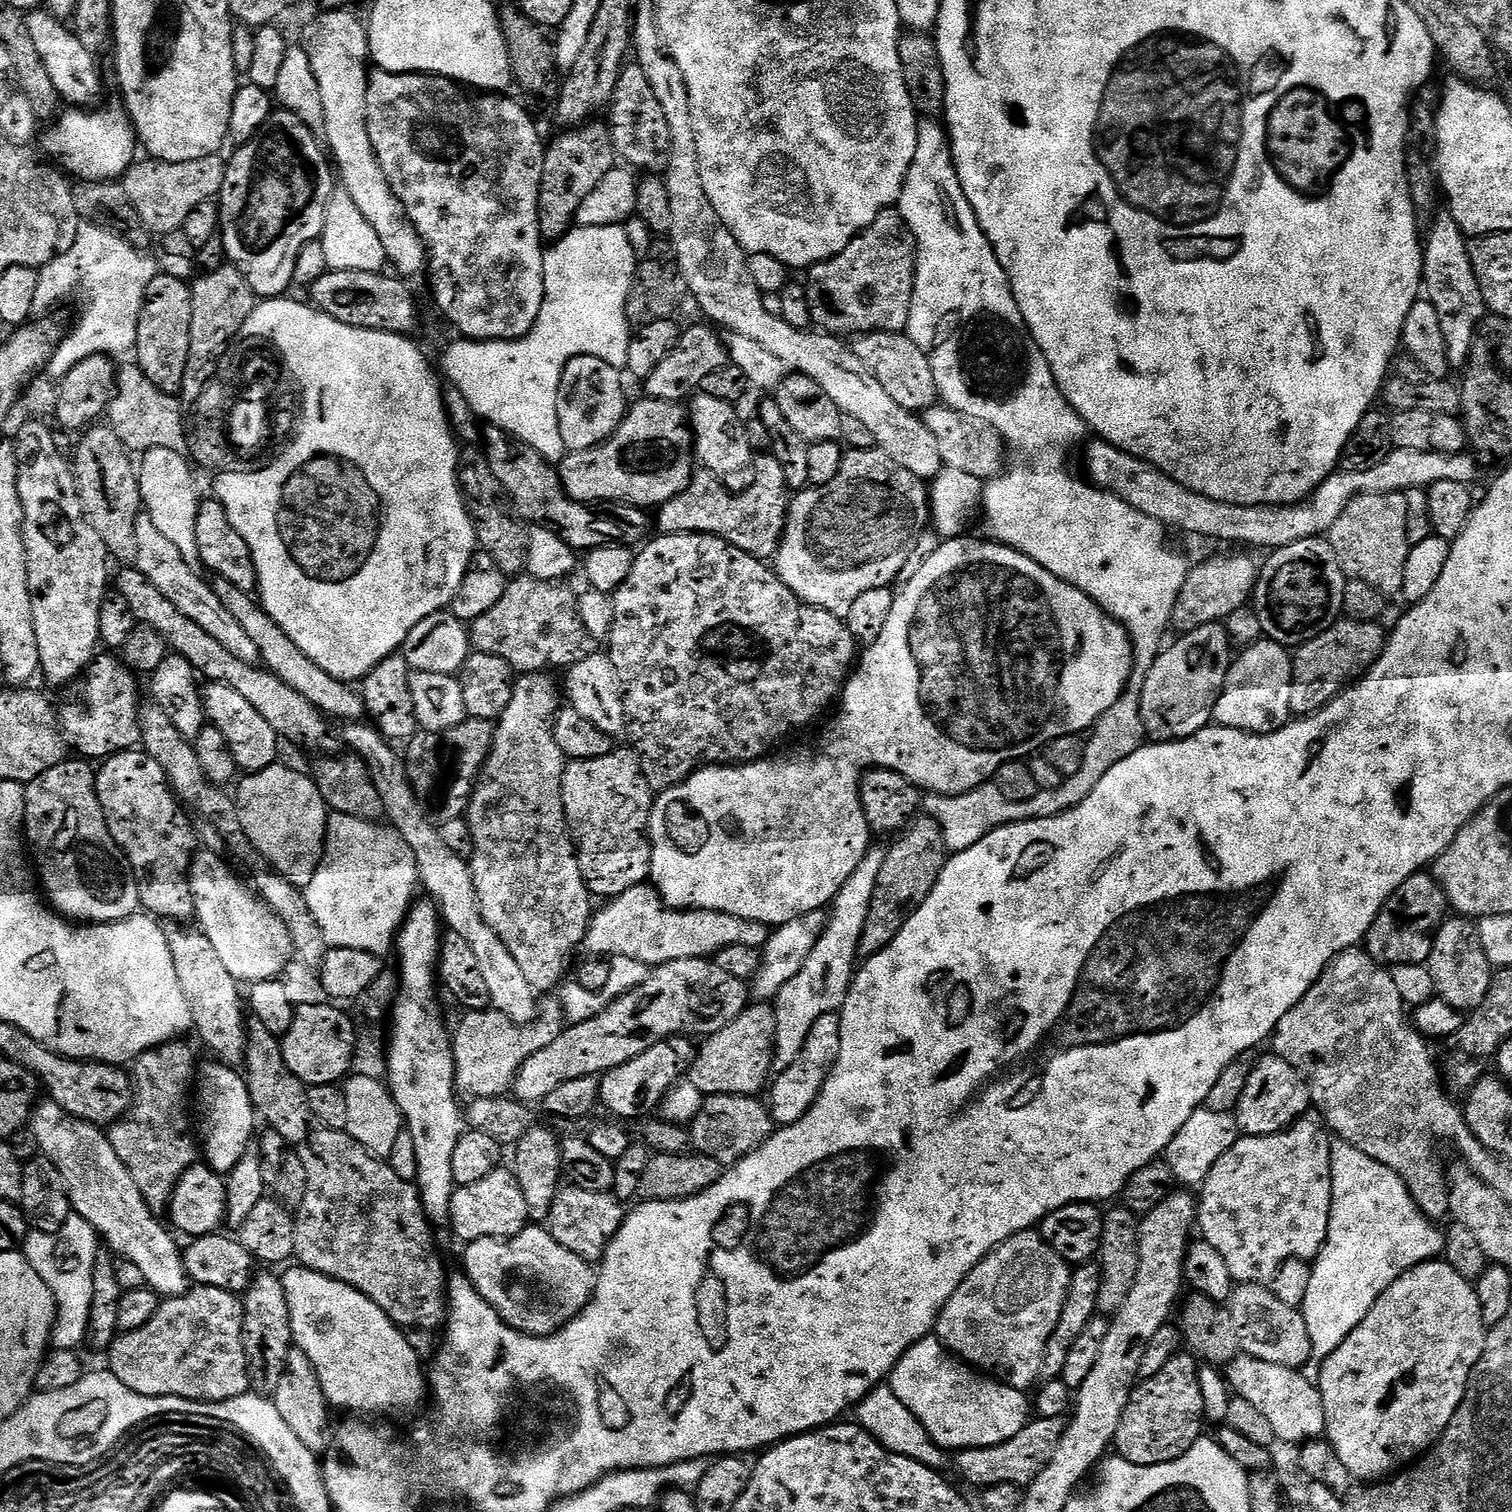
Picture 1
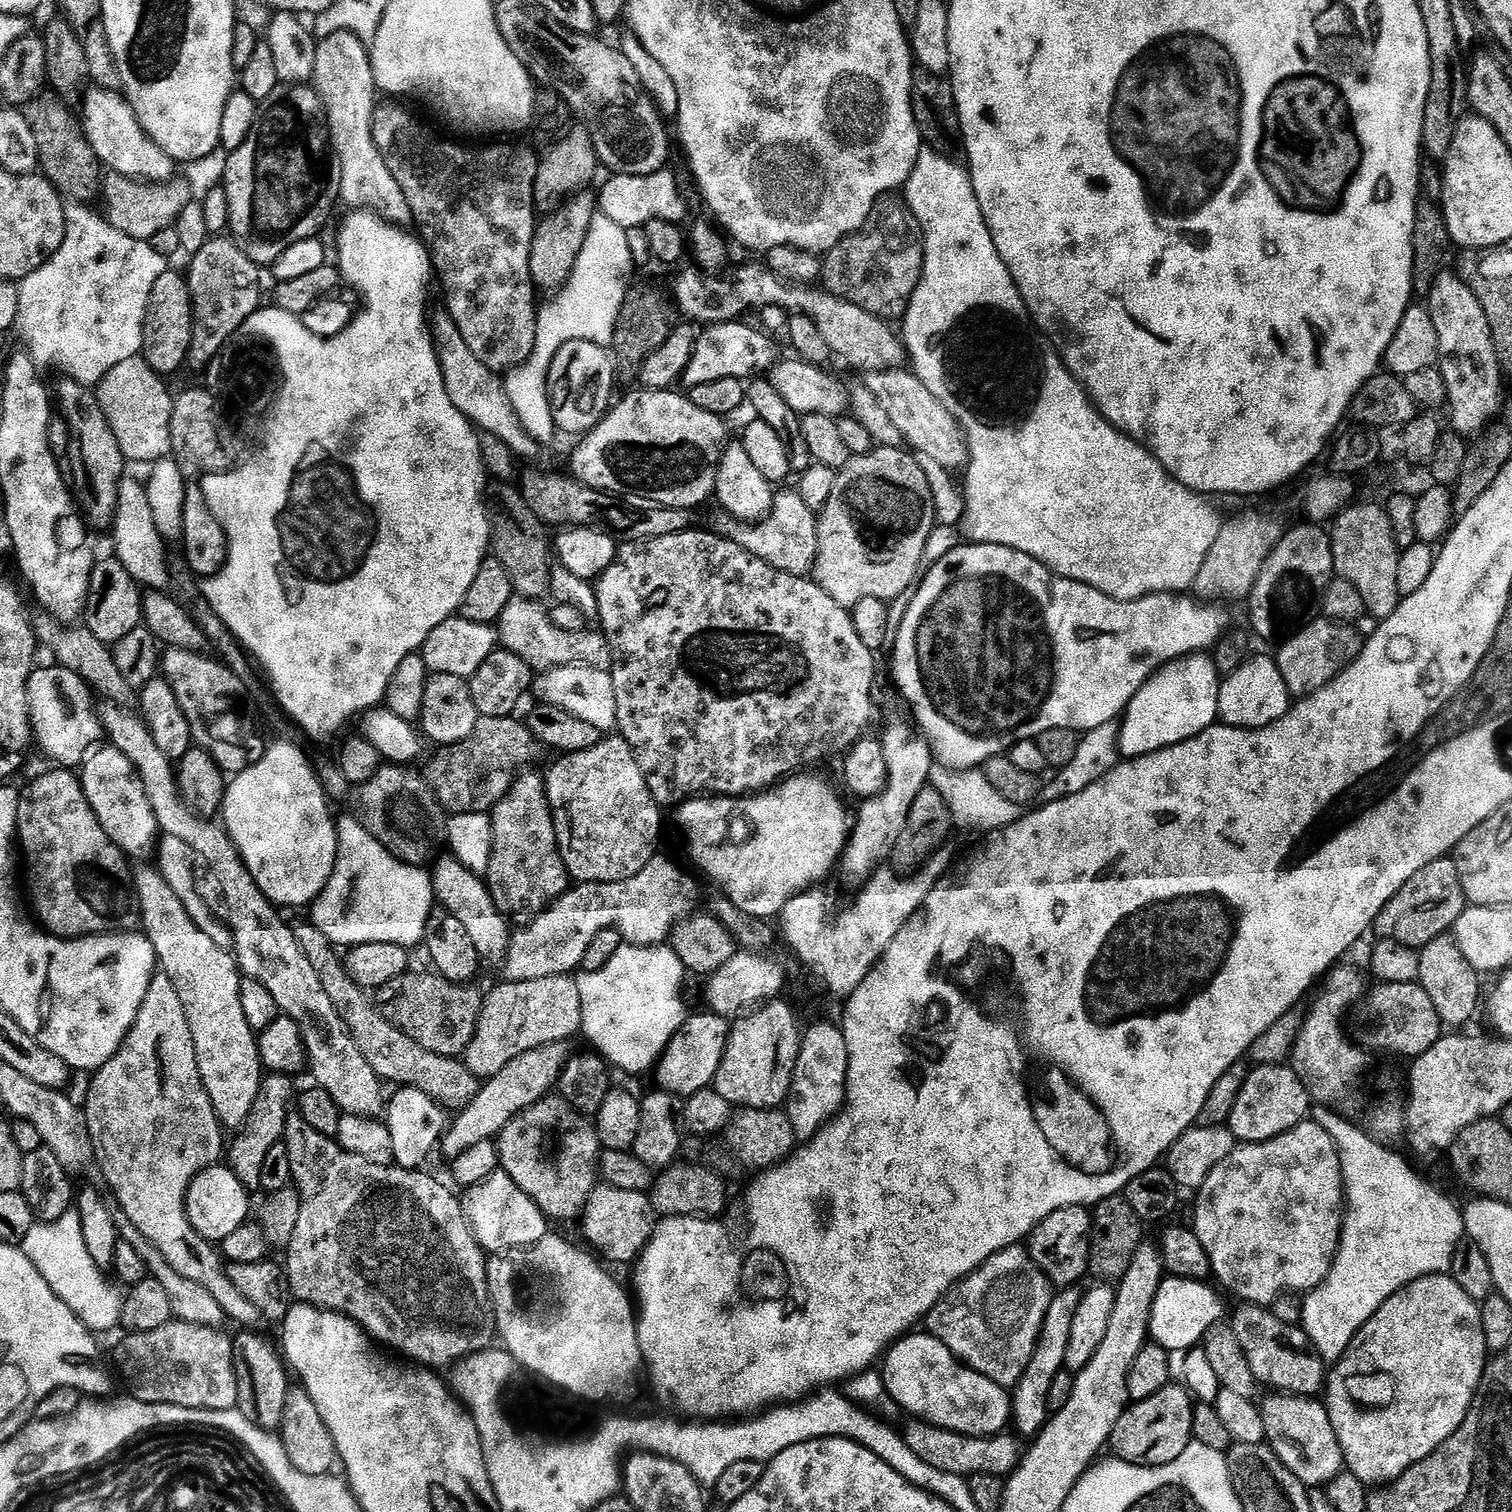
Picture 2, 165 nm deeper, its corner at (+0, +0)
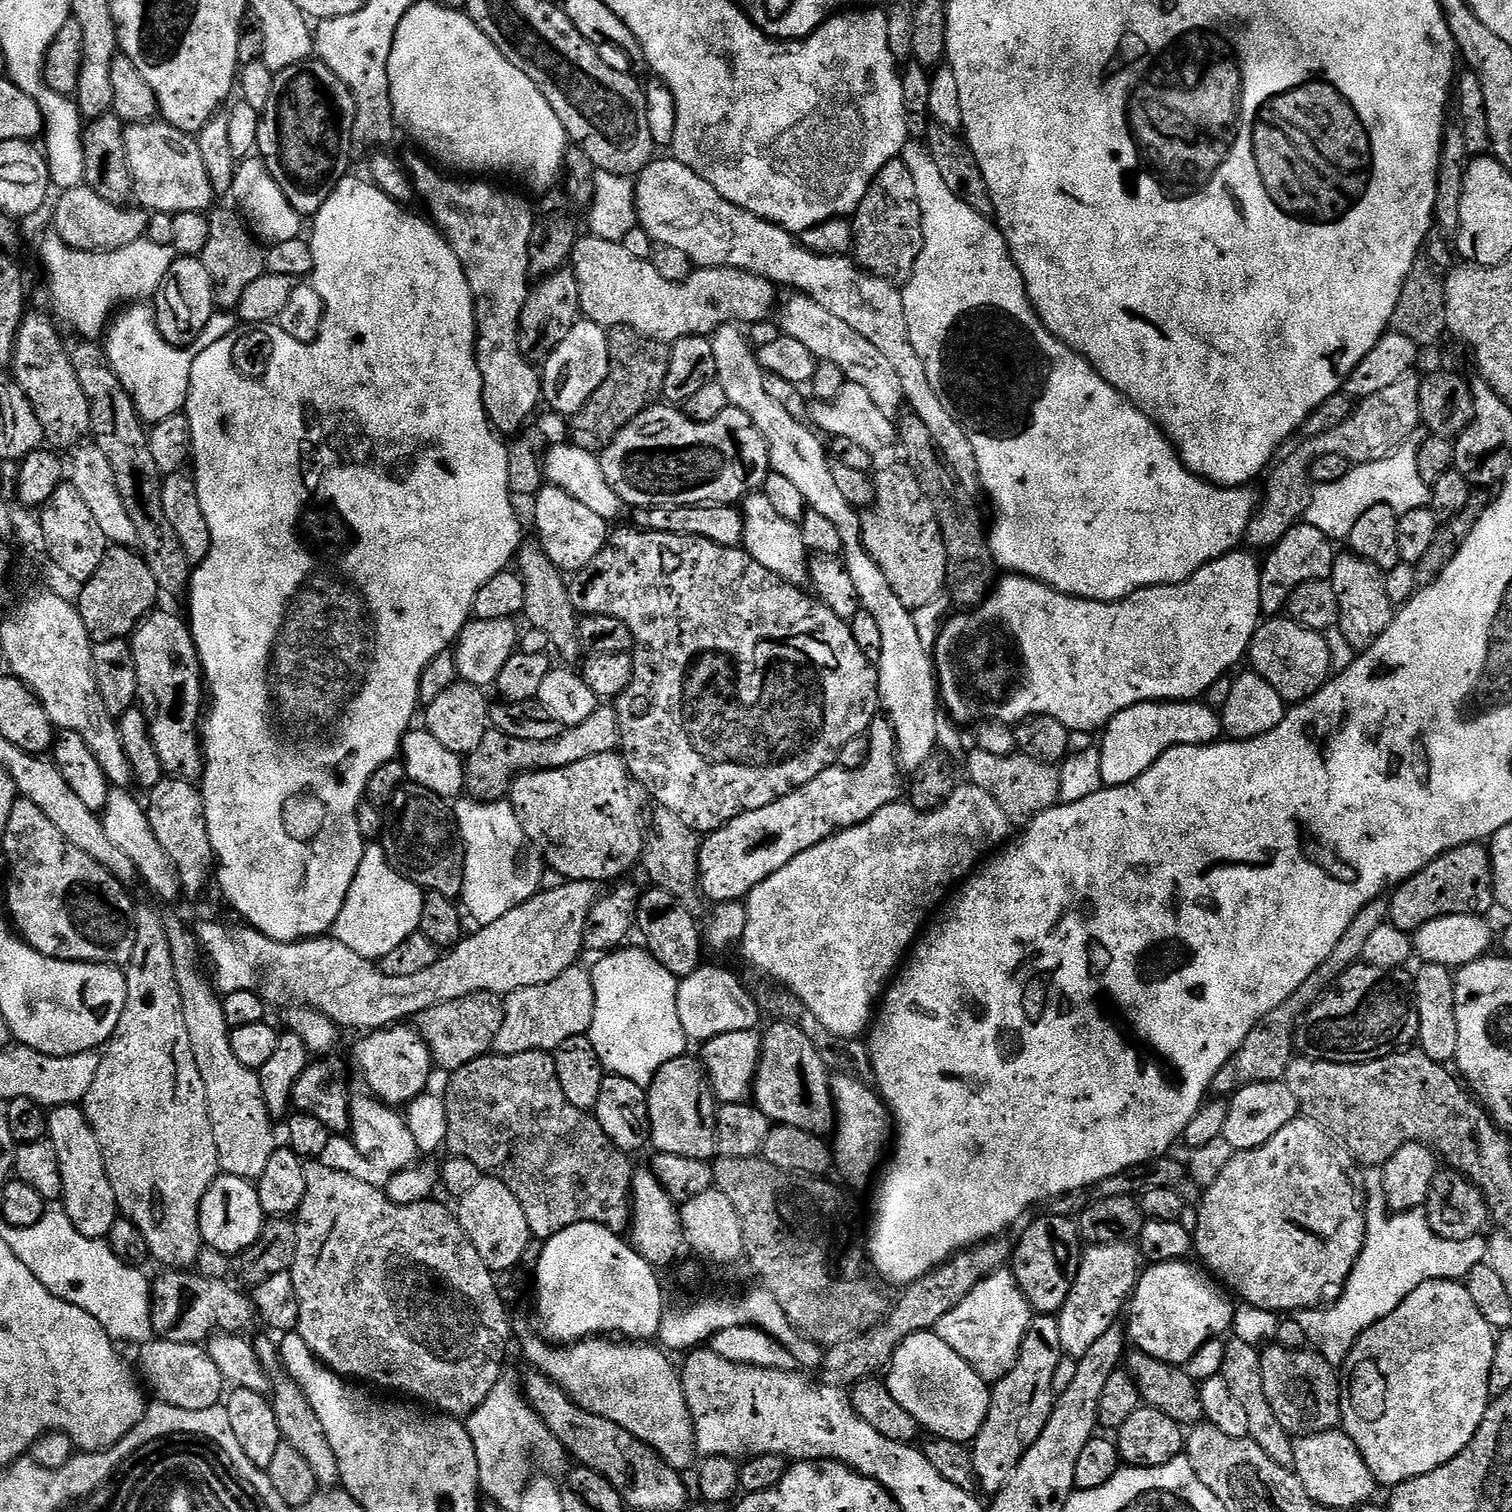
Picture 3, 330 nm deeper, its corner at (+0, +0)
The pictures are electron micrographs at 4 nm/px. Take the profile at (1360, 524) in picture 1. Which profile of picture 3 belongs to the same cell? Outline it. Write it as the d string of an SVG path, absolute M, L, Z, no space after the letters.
M1355 554L1337 555L1332 567L1331 581L1334 594L1338 594L1340 607L1339 628L1357 653L1365 652L1390 626L1394 605L1390 594L1386 594L1386 573Z

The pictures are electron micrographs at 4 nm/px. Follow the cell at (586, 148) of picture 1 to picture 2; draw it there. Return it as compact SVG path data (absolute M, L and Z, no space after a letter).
M588 190L577 192L559 211L549 213L536 225L534 242L530 246L530 274L532 283L541 293L558 293L567 284L574 262L578 262L578 254L582 254L586 234L590 234L590 222L598 211L597 197L590 193Z

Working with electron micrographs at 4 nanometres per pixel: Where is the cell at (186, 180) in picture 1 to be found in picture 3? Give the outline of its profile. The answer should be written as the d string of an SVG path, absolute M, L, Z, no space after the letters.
M87 186L66 188L59 193L54 231L74 250L108 252L145 239L149 213L136 206L121 206L106 202Z

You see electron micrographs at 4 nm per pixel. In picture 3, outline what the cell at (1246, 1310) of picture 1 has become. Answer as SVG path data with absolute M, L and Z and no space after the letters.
M1272 1342L1261 1351L1260 1357L1262 1390L1270 1402L1270 1410L1278 1414L1288 1433L1293 1437L1309 1436L1333 1431L1340 1424L1340 1376L1319 1352L1308 1348L1286 1350Z

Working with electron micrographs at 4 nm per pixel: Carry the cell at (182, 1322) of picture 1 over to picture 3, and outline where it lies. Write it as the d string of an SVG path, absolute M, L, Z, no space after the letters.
M153 1338L139 1345L138 1352L139 1379L151 1395L152 1392L156 1395L153 1397L159 1403L178 1406L178 1410L210 1410L225 1399L226 1381L222 1378L222 1370L214 1366L214 1358L210 1358L207 1347Z

